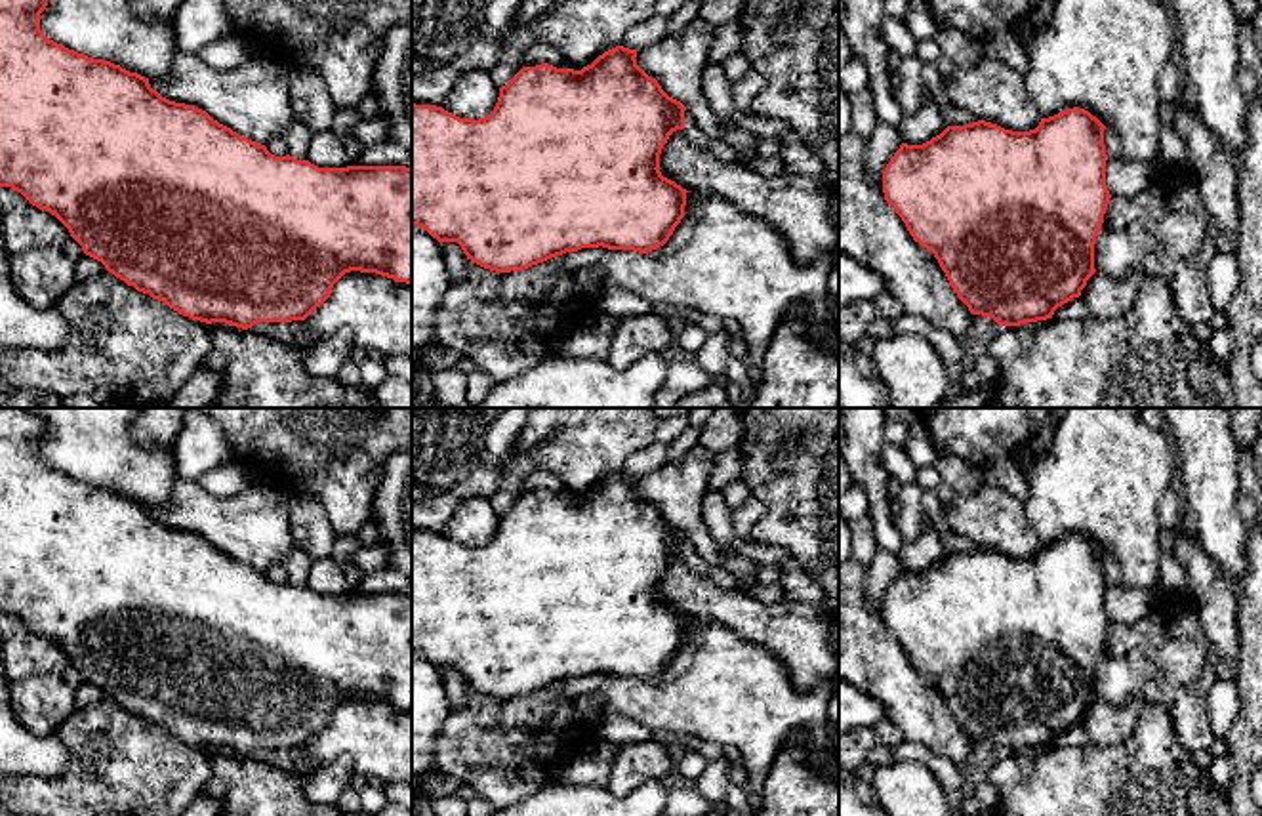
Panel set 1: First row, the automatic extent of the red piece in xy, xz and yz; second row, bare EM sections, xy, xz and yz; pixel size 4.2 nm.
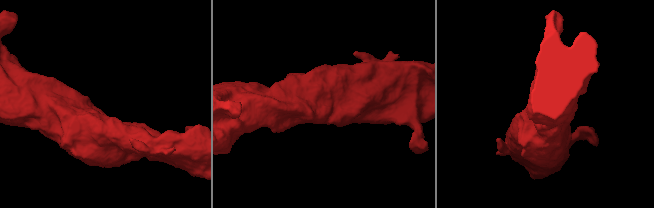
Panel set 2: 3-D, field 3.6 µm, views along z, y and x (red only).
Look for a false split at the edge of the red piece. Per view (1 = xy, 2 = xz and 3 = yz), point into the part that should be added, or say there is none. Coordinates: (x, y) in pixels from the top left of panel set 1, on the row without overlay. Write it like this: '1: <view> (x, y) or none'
1: none
2: none
3: none

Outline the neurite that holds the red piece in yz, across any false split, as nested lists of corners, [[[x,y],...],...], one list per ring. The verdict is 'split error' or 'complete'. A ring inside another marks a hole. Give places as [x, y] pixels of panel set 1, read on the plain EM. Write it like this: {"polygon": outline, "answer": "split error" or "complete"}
{"polygon": [[[1079,534],[1041,545],[1029,559],[1005,557],[986,547],[947,553],[923,572],[900,572],[883,599],[885,627],[913,667],[934,681],[972,742],[989,744],[999,753],[1047,747],[1058,734],[1079,724],[1096,700],[1094,671],[1111,625],[1106,614],[1104,557],[1096,543]]], "answer": "complete"}

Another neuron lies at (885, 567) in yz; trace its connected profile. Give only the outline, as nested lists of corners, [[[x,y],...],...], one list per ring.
[[[877,549],[865,574],[865,602],[869,606],[883,602],[886,591],[900,576],[902,564],[896,551]]]

